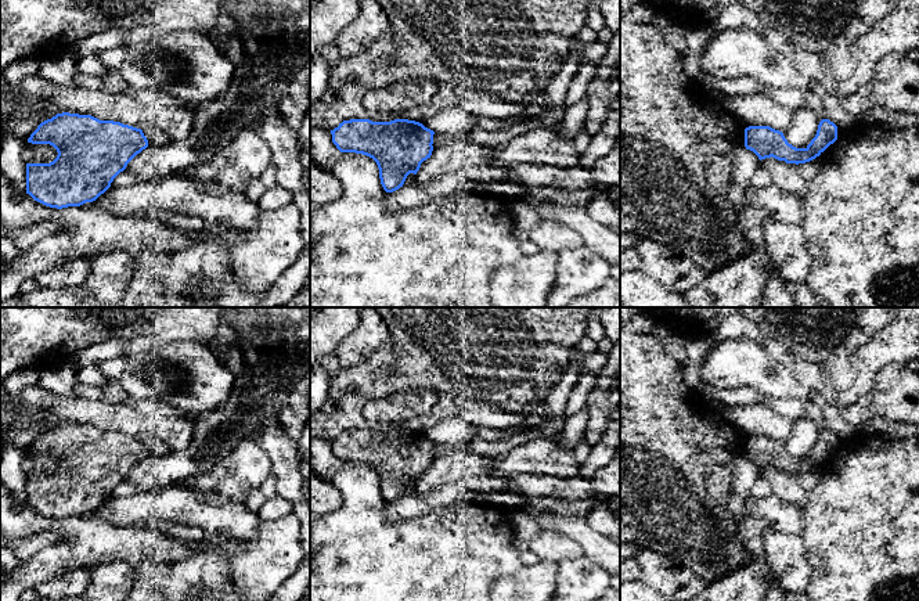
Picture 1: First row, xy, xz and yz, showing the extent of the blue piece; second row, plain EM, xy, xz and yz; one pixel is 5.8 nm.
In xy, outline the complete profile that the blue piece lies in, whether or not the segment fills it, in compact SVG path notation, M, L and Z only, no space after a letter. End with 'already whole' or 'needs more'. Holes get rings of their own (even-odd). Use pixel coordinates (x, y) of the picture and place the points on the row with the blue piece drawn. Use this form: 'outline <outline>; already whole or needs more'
outline M62 112L42 122L28 143L50 144L58 155L50 163L26 163L26 194L50 208L80 206L104 194L127 163L148 147L141 129L91 115Z; already whole

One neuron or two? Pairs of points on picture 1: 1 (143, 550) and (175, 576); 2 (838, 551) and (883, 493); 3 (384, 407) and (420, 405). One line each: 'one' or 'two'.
1: two
2: one
3: one

